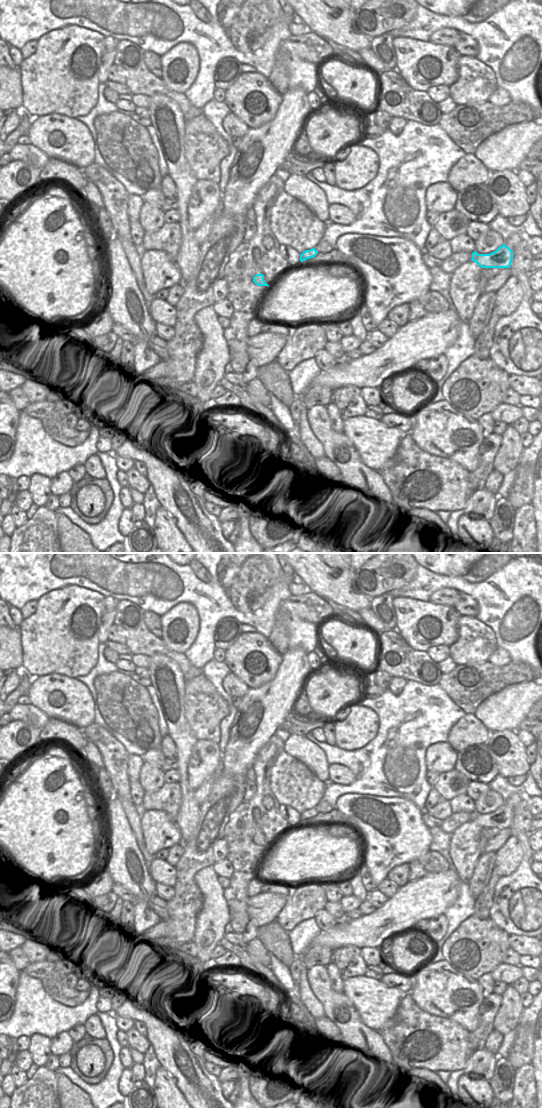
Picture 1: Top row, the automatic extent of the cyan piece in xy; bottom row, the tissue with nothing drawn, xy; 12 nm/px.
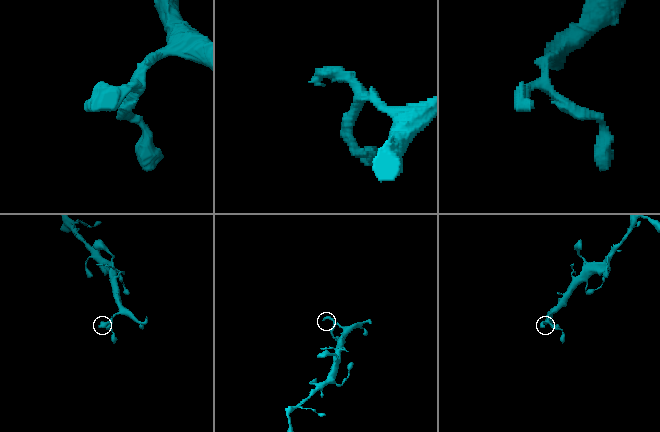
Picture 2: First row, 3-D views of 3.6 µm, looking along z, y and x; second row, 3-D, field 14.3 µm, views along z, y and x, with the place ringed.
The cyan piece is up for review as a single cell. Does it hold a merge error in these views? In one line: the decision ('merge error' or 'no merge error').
no merge error

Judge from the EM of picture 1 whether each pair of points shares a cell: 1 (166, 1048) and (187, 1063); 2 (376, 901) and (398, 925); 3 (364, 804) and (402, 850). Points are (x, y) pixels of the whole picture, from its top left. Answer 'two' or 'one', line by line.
1: one
2: two
3: one

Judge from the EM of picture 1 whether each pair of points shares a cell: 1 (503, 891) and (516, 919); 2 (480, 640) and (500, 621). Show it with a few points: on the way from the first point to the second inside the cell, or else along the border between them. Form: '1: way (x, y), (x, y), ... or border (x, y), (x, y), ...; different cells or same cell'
1: way (510, 898), (516, 904), (516, 912); same cell
2: border (475, 618), (491, 629), (498, 646); different cells

